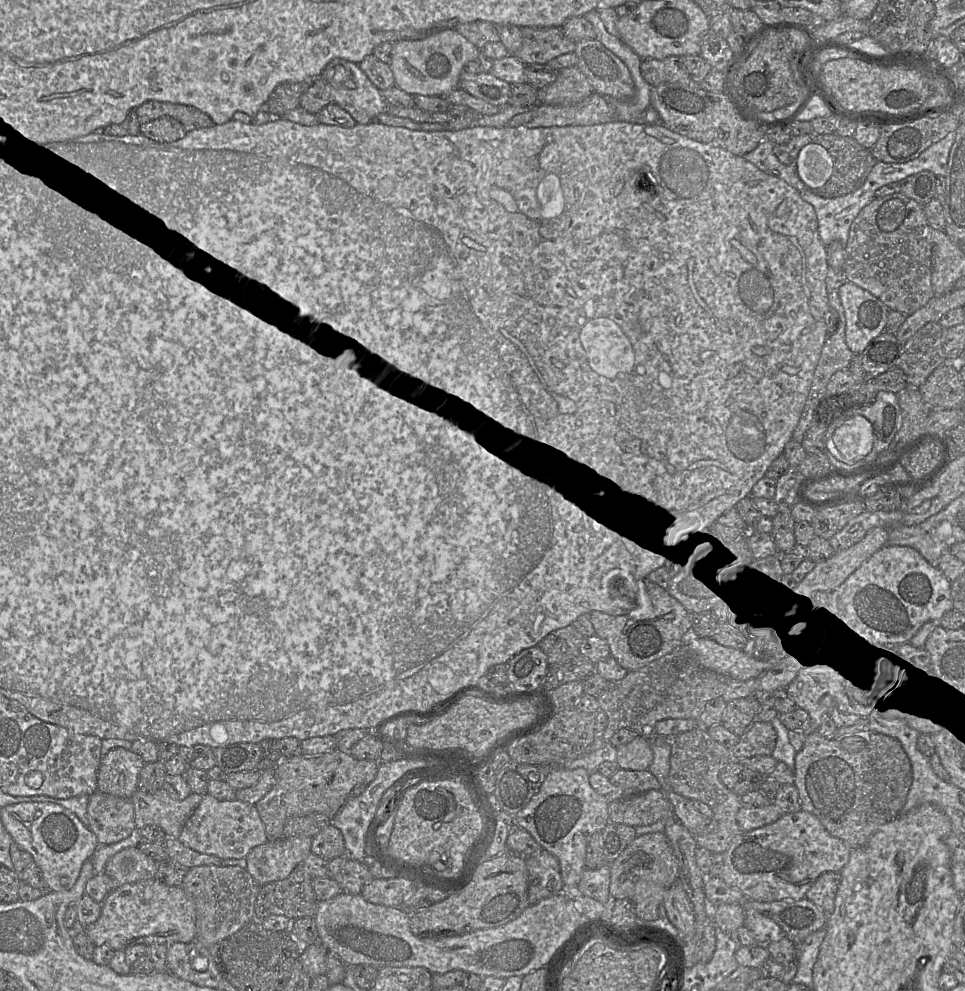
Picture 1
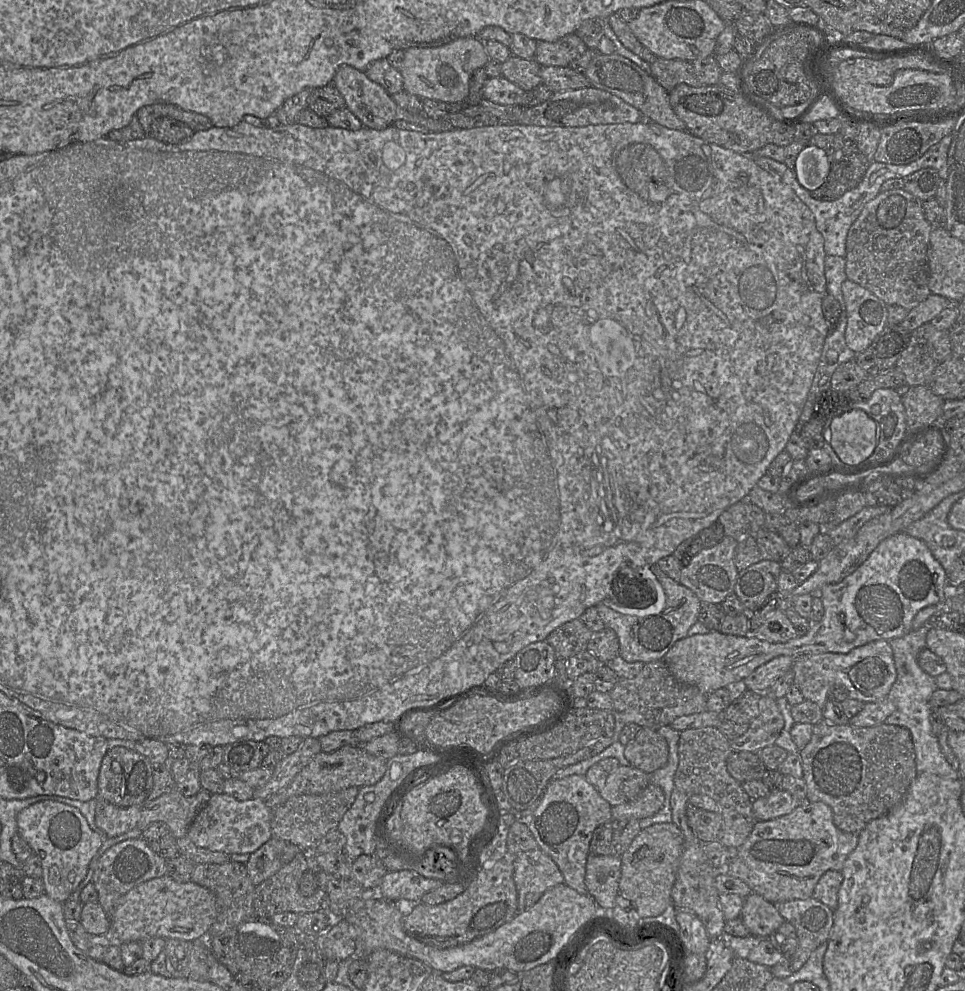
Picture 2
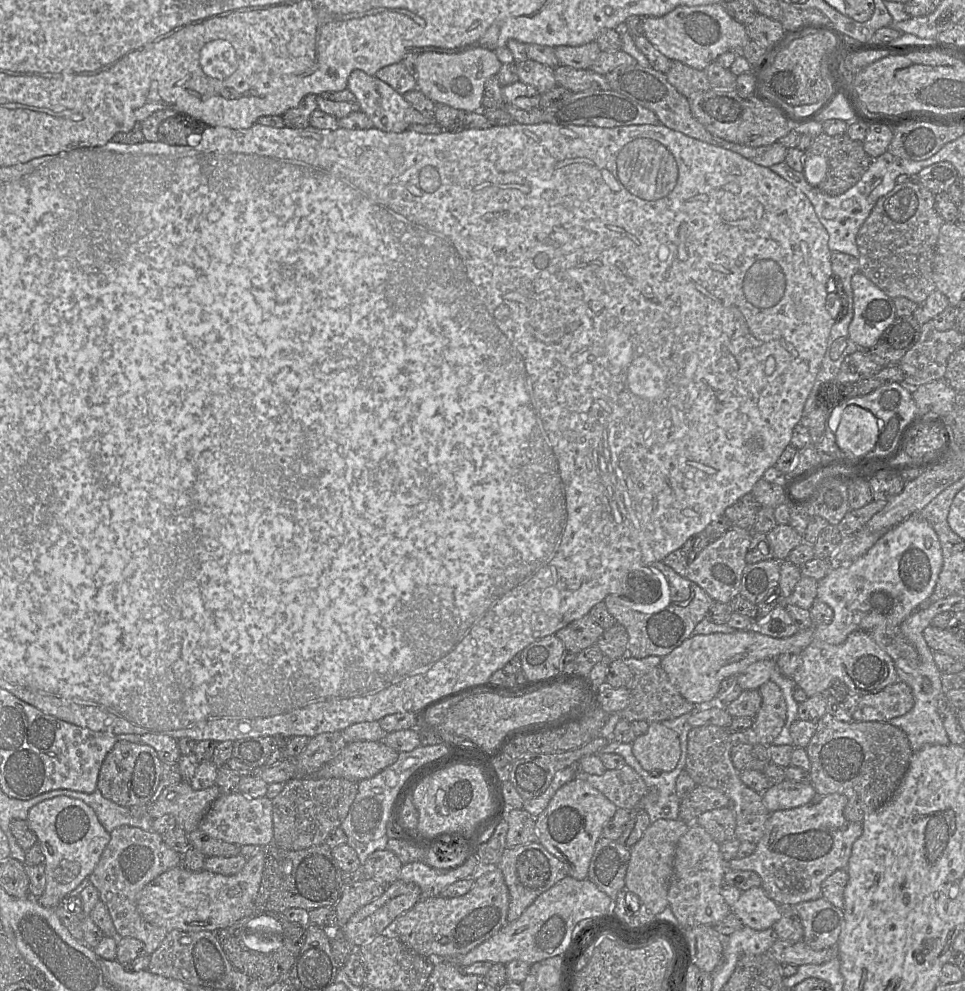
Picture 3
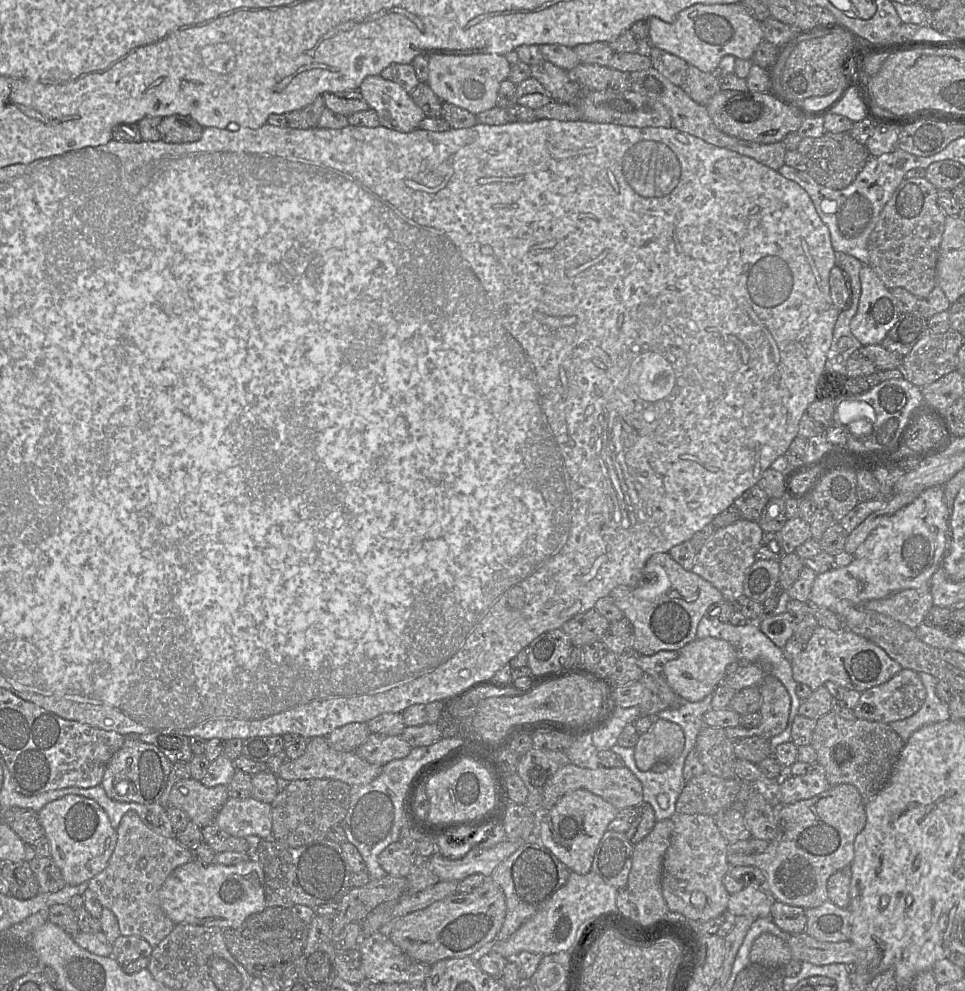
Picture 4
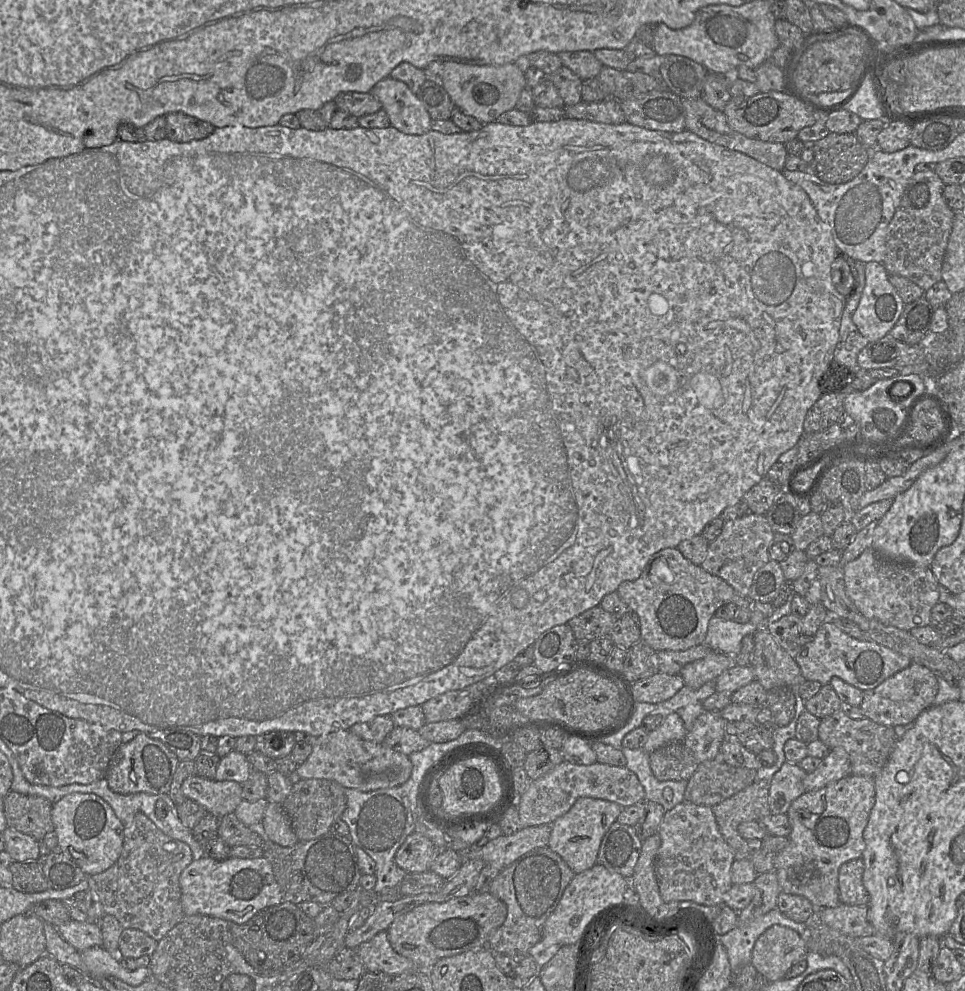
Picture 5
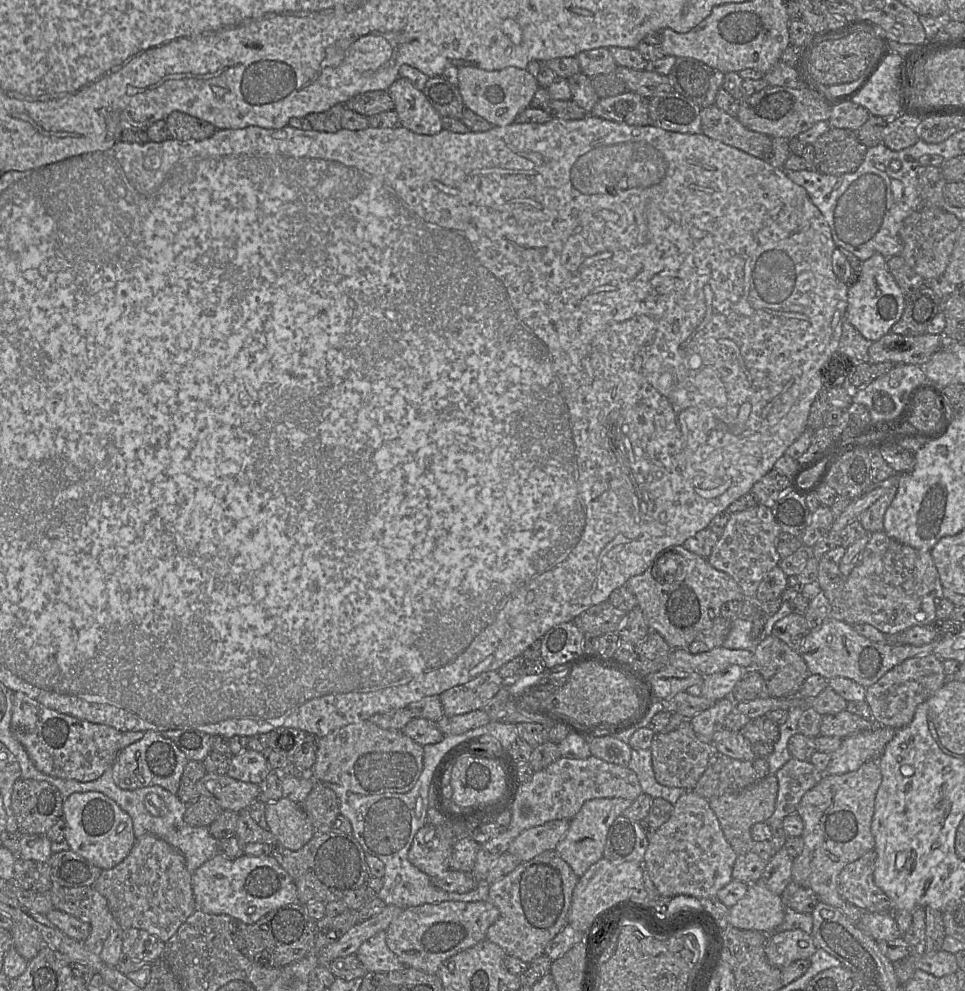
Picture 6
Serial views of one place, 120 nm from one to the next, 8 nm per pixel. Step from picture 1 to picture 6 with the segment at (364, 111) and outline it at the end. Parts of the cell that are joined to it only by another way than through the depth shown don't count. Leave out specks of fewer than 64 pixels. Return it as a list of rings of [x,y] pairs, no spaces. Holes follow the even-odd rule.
[[[399,77],[387,90],[394,102],[394,111],[398,114],[402,127],[420,134],[435,135],[442,127],[442,116],[431,105],[423,91],[416,88],[408,79]]]

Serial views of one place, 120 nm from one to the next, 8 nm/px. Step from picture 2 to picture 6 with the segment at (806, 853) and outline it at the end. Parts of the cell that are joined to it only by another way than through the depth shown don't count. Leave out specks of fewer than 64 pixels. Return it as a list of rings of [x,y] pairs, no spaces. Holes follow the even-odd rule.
[[[871,759],[859,769],[844,774],[824,774],[823,778],[807,791],[797,808],[804,822],[803,850],[792,862],[792,881],[811,889],[819,901],[842,911],[857,923],[862,909],[844,900],[838,892],[838,876],[842,869],[875,847],[871,831],[874,804],[882,774],[877,759]]]

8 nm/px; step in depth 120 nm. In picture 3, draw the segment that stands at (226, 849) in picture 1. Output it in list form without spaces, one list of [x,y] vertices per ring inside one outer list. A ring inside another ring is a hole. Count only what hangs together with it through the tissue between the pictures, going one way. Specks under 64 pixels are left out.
[[[239,792],[221,794],[201,819],[198,830],[240,846],[267,847],[273,844],[272,802],[268,797],[248,798]]]

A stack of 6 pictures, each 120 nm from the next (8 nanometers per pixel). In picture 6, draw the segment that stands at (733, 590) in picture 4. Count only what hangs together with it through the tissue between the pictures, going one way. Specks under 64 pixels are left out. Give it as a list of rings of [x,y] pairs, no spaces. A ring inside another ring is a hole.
[[[756,504],[752,508],[731,514],[707,560],[715,569],[732,577],[746,598],[754,599],[763,578],[781,561],[776,549],[776,541],[781,532],[772,509]]]

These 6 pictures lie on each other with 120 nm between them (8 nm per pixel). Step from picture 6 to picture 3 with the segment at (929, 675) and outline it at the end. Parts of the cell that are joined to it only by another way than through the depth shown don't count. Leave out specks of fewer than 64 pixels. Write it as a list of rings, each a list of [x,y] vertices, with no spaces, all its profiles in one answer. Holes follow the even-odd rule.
[[[897,681],[878,693],[862,696],[852,717],[856,722],[888,722],[908,713],[914,704],[909,685]]]

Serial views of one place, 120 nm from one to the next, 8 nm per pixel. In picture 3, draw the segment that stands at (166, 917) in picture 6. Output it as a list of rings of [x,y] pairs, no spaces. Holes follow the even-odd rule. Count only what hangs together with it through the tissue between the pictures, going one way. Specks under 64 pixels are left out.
[[[120,826],[110,833],[110,841],[89,875],[90,883],[98,890],[101,902],[107,907],[118,938],[130,937],[144,943],[151,955],[165,939],[168,931],[143,919],[137,908],[141,890],[160,874],[179,865],[180,854],[170,849],[162,835],[141,828]]]

